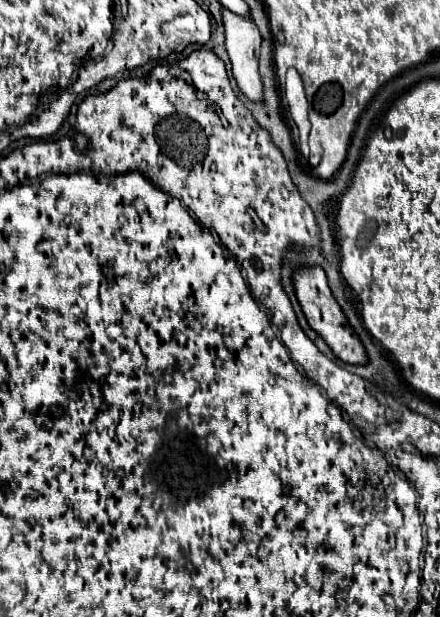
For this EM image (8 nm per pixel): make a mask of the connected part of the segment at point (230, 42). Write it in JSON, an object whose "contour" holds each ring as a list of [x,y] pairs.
{"contour":[[[221,9],[221,15],[225,27],[225,47],[231,59],[233,77],[249,99],[261,101],[263,85],[257,71],[261,47],[259,29],[251,19],[241,17],[229,9]]]}

